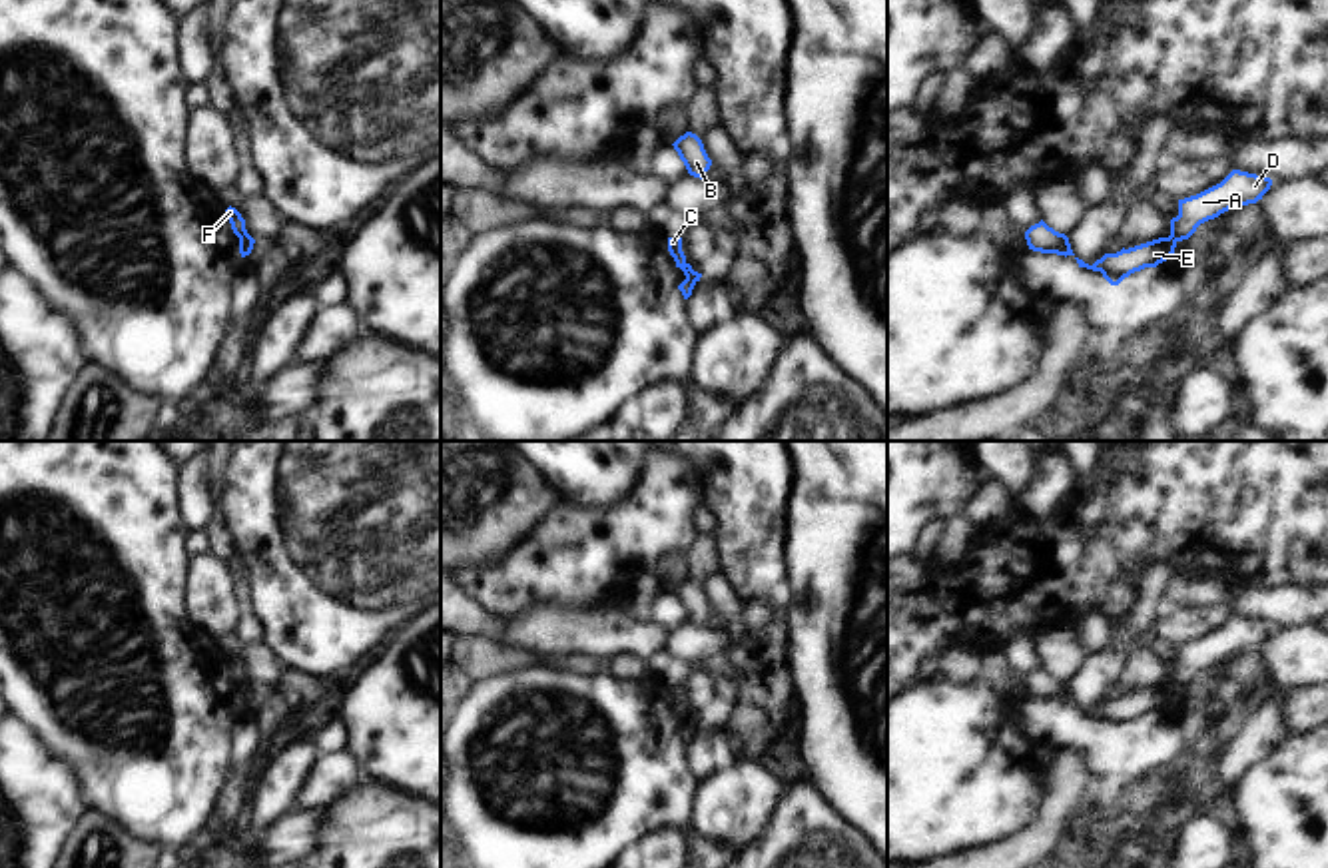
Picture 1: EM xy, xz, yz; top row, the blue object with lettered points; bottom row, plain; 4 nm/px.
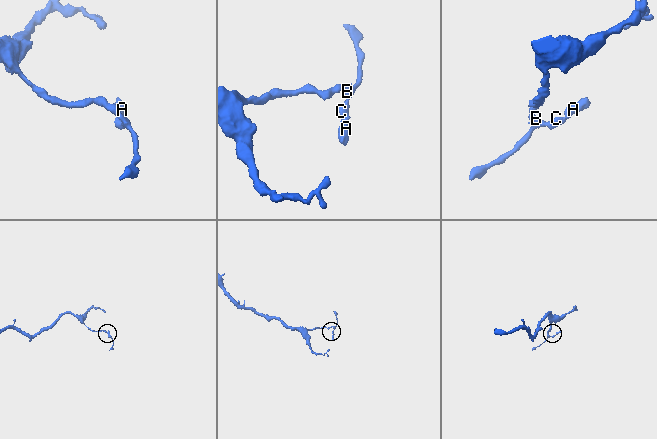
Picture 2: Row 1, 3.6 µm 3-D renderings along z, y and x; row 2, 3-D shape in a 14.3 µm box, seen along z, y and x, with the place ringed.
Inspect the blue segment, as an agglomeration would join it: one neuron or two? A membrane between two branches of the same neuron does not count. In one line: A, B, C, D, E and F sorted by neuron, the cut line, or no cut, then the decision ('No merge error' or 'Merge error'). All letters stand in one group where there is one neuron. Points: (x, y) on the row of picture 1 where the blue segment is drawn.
Groups: A D F / B C E. Split along xy (248, 234), (240, 240). Merge error

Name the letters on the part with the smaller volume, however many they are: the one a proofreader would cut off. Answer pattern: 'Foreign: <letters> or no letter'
Foreign: A, D, F

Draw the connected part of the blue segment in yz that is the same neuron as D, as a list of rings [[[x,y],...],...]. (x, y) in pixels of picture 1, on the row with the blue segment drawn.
[[[1232,170],[1220,184],[1178,200],[1178,216],[1170,219],[1170,237],[1188,239],[1196,227],[1238,206],[1256,204],[1270,190],[1272,180]]]

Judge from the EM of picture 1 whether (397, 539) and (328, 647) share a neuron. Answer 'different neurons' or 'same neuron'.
same neuron

